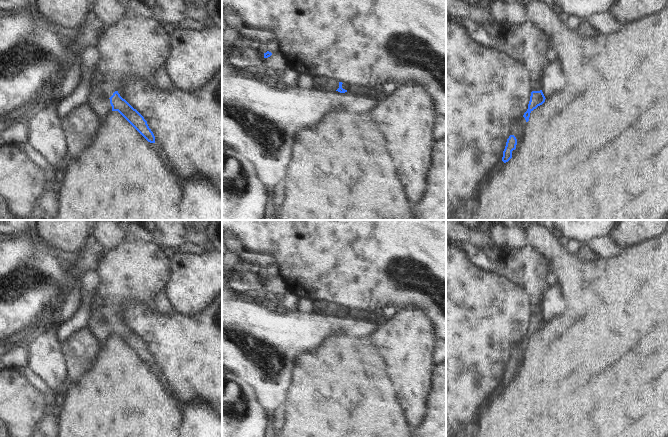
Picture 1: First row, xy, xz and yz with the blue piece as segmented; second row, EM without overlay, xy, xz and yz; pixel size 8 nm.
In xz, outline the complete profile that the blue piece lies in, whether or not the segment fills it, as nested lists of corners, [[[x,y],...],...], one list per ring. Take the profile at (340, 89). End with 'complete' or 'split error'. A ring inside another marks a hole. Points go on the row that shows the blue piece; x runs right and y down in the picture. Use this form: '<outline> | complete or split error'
[[[315,77],[315,88],[321,88],[326,90],[336,90],[340,93],[352,92],[352,93],[362,93],[364,92],[367,96],[373,97],[378,101],[383,101],[387,96],[383,91],[378,92],[373,87],[363,91],[361,89],[356,89],[352,85],[339,82],[335,79],[329,79],[327,77]]] | split error

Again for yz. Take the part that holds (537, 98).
[[[527,22],[522,25],[512,25],[508,40],[513,46],[523,46],[529,39],[535,40],[535,51],[538,55],[536,57],[526,57],[523,59],[529,73],[532,91],[528,109],[523,115],[526,122],[529,121],[530,113],[542,105],[546,99],[541,90],[541,76],[548,64],[546,52],[547,44],[542,31],[533,23]]] | split error

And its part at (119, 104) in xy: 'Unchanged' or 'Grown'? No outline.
Grown.

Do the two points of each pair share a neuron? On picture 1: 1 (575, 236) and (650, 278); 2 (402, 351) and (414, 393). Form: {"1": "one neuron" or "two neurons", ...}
{"1": "two neurons", "2": "one neuron"}

